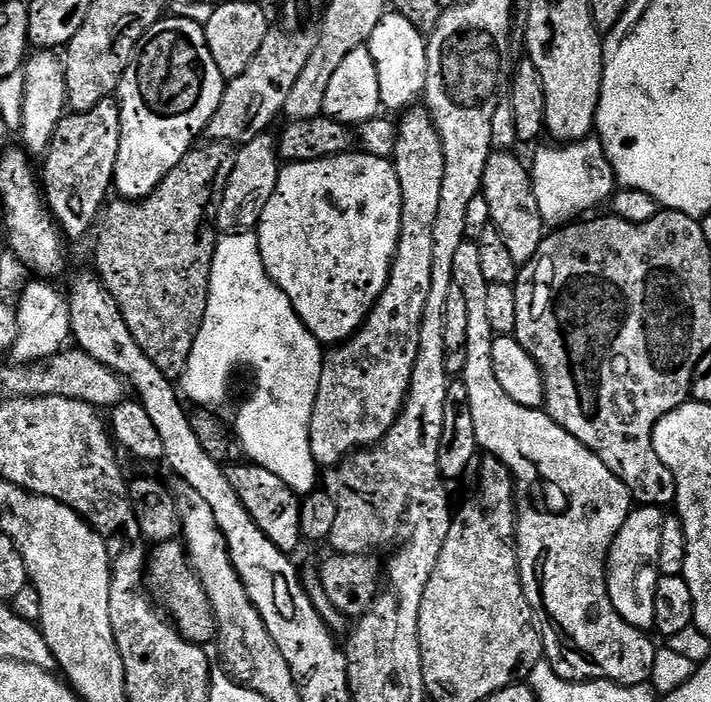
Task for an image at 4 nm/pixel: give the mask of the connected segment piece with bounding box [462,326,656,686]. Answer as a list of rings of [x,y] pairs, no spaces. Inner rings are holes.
[[[481,326],[479,328],[475,329],[468,345],[468,357],[466,358],[462,379],[468,391],[470,414],[474,417],[474,434],[478,438],[481,449],[489,456],[498,457],[512,472],[512,479],[516,486],[516,514],[518,517],[516,522],[516,551],[520,558],[520,581],[540,629],[540,638],[544,642],[546,663],[564,680],[575,680],[577,682],[611,680],[613,684],[623,684],[625,686],[629,684],[648,684],[651,681],[652,671],[656,668],[656,648],[652,645],[651,638],[648,637],[651,635],[647,631],[630,626],[625,622],[618,614],[618,610],[614,610],[608,593],[608,551],[612,549],[612,543],[618,534],[618,530],[622,530],[626,518],[634,511],[632,491],[609,470],[606,462],[602,462],[602,458],[598,458],[598,454],[591,452],[582,442],[578,442],[578,438],[574,438],[574,434],[570,434],[565,428],[558,426],[558,422],[554,422],[547,411],[540,408],[527,408],[518,402],[514,402],[510,398],[510,394],[506,394],[506,390],[502,390],[502,386],[498,386],[498,378],[494,374],[494,366],[492,365],[494,340],[491,335],[488,335],[485,327]]]

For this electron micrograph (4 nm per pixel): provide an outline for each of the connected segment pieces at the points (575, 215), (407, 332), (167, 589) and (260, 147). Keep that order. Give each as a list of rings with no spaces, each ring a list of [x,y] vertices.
[[[589,138],[552,147],[556,148],[538,149],[532,164],[530,160],[532,189],[545,225],[567,226],[585,214],[595,213],[599,204],[607,205],[618,185],[599,139]]]
[[[413,106],[399,117],[396,129],[396,154],[394,157],[398,182],[402,190],[402,226],[396,247],[396,257],[382,294],[376,305],[368,311],[368,317],[349,340],[333,347],[324,357],[322,382],[318,398],[314,402],[314,414],[310,418],[310,450],[317,465],[335,469],[337,465],[357,453],[380,443],[395,420],[400,416],[407,398],[415,359],[418,358],[419,327],[426,298],[430,291],[430,270],[434,267],[433,241],[434,218],[438,218],[438,198],[442,194],[444,155],[438,130],[432,124],[427,107]]]
[[[164,538],[146,560],[146,592],[157,608],[175,624],[181,636],[192,644],[208,646],[217,639],[216,615],[210,606],[210,598],[192,569],[188,549],[179,539]]]
[[[265,134],[236,148],[232,173],[223,181],[218,207],[214,212],[214,224],[221,228],[221,233],[250,232],[259,225],[262,210],[266,210],[266,202],[270,202],[270,194],[274,194],[274,186],[278,186],[282,167],[278,159],[277,141],[270,137]]]

